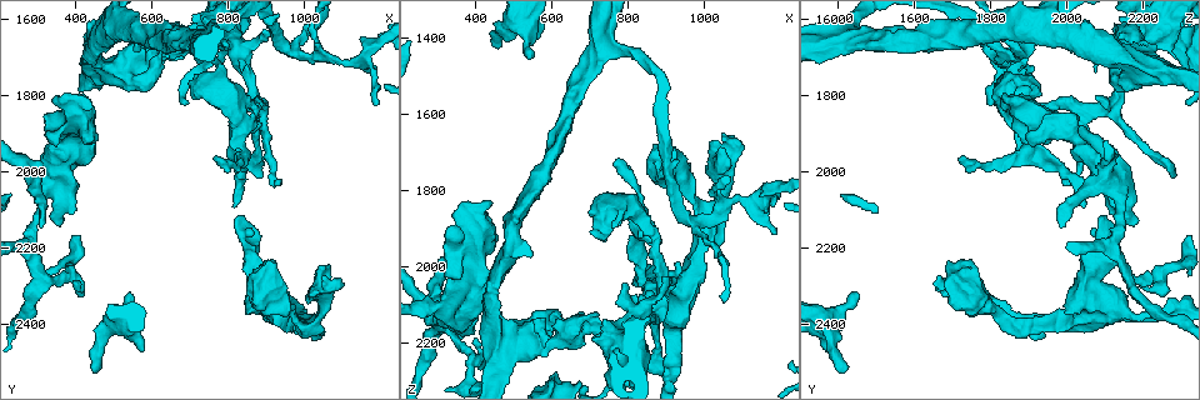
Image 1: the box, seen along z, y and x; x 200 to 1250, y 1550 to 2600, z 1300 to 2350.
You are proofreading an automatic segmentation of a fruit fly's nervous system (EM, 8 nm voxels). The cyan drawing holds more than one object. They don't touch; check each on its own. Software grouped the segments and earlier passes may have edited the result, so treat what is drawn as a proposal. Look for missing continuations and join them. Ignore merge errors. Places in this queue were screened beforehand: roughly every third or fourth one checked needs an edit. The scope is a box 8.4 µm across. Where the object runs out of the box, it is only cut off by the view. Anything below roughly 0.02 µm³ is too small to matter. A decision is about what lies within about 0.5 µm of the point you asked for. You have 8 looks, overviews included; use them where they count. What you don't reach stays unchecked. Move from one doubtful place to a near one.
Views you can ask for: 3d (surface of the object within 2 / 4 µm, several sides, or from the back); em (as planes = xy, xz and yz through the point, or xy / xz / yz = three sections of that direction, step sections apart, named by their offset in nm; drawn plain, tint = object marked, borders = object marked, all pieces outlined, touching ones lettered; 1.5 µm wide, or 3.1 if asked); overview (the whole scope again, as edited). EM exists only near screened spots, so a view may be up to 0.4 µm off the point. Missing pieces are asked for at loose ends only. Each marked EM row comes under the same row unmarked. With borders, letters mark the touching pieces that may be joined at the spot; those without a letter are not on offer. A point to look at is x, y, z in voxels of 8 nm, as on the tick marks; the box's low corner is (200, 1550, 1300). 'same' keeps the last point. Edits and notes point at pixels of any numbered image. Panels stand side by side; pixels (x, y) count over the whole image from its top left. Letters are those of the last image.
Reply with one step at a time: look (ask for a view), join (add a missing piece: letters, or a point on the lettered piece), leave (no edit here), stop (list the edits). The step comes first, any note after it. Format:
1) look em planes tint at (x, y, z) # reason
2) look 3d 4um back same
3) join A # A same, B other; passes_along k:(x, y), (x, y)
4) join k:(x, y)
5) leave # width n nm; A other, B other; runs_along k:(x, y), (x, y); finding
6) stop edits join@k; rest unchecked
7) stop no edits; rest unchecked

look 3d 2um at (845, 2115, 2105) # an open end

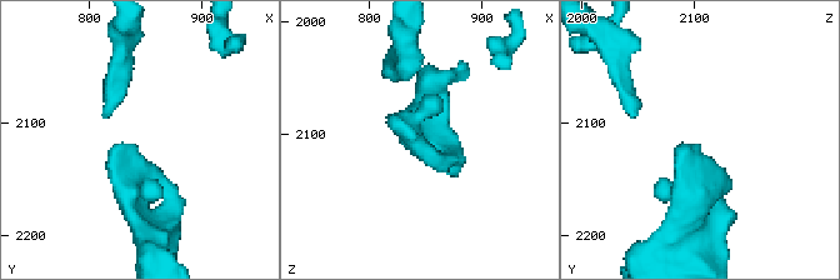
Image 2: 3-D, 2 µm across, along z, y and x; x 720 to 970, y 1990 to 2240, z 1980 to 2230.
look em yz step 4 tint at (838, 2116, 2102)

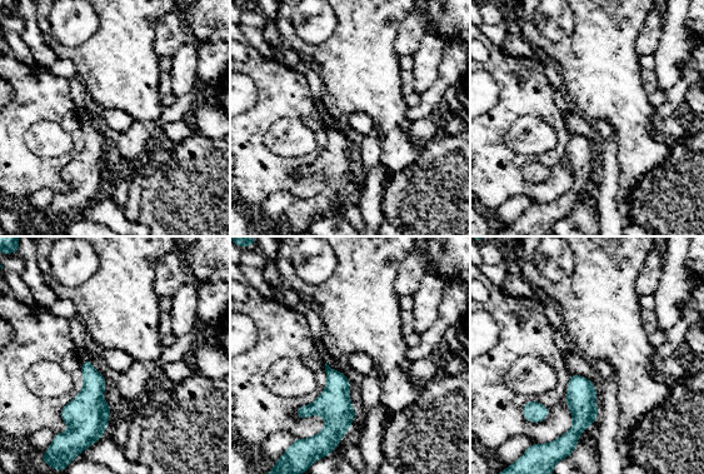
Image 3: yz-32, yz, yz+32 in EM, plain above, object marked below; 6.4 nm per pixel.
look em planes borders same # cut it another way

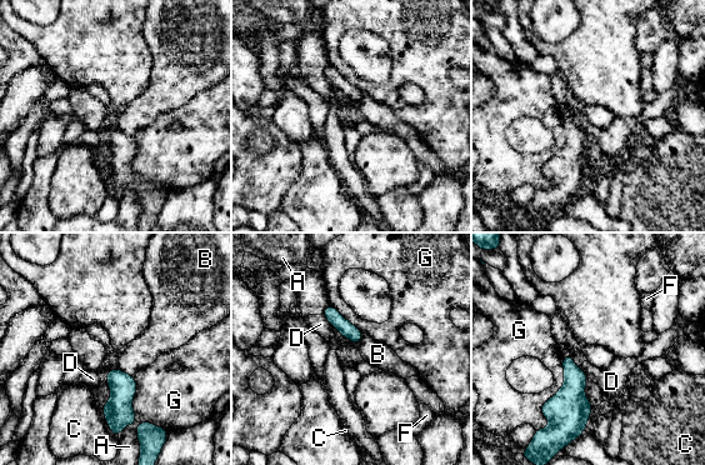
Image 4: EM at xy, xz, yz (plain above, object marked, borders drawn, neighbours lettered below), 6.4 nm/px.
leave # A other, B other, C other, D other, F other, G other; border 4:(116, 368), (131, 376); no lettered piece goes on from it

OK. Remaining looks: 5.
look em planes borders at (855, 2380, 2000) # thick end

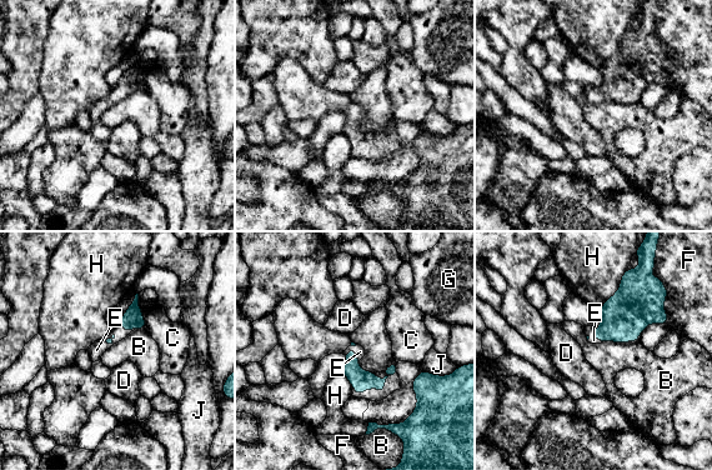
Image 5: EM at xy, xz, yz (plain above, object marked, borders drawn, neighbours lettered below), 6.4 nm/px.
join E # B other, C other, D other, E same, F other, G other, H other, J other; passes_along 5:(361, 380), (355, 354), (360, 351); the neuron continues

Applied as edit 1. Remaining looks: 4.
look 3d 4um at (900, 2245, 1685)

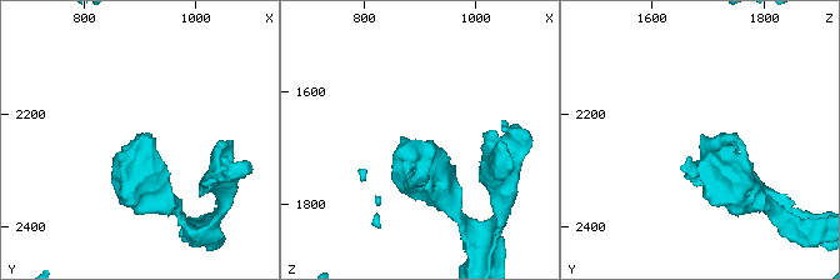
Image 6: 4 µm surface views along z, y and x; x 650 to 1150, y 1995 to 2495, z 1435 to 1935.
look em xz step 8 tint at (910, 2240, 1690) # now the EM

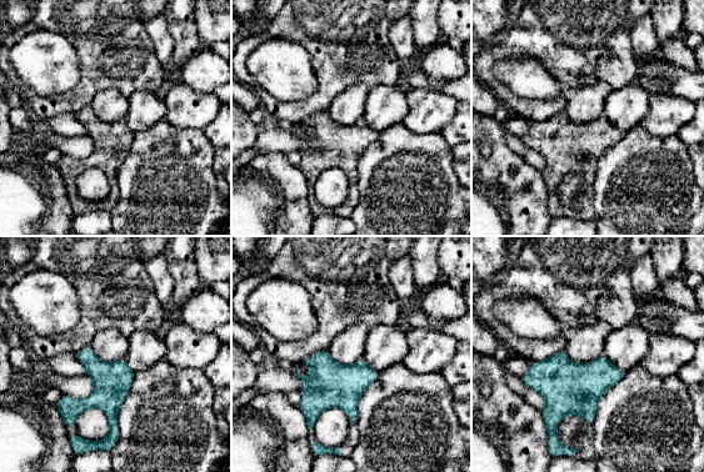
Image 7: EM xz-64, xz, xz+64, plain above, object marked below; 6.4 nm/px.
look em planes borders same

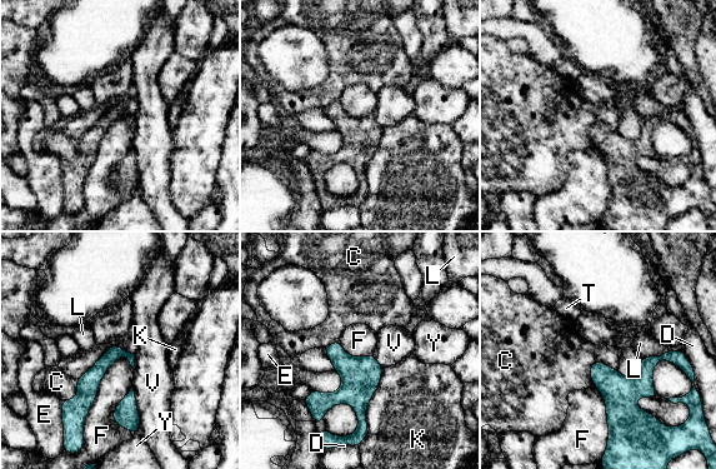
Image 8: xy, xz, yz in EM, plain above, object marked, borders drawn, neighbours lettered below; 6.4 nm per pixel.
leave # longest_contact F 550 nm; C other, D other, E other, F other, K other, L other, T other, V other, Y other; border 8:(125, 355), (105, 372), (81, 429); no lettered piece goes on from it

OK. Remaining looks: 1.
look em planes borders at (445, 2525, 1420) # branch stops here

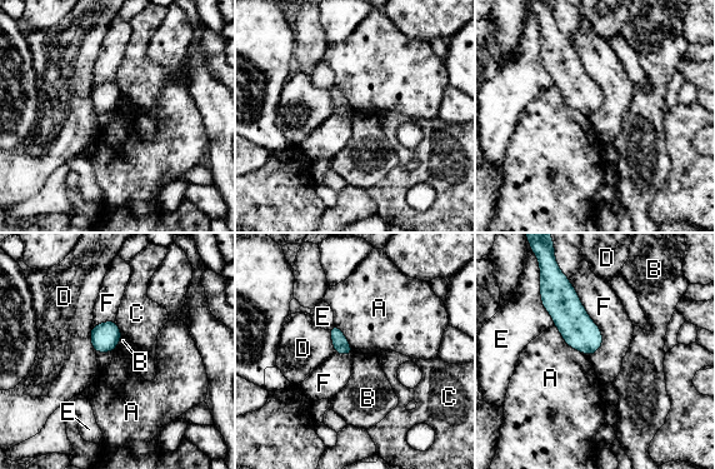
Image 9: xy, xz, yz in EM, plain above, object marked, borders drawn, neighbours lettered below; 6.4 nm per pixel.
leave # A other, B other, C other, D other, E other, F other; border 9:(91, 327), (90, 343), (95, 353); none of them fits

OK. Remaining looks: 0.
stop edits join@5; rest unchecked

